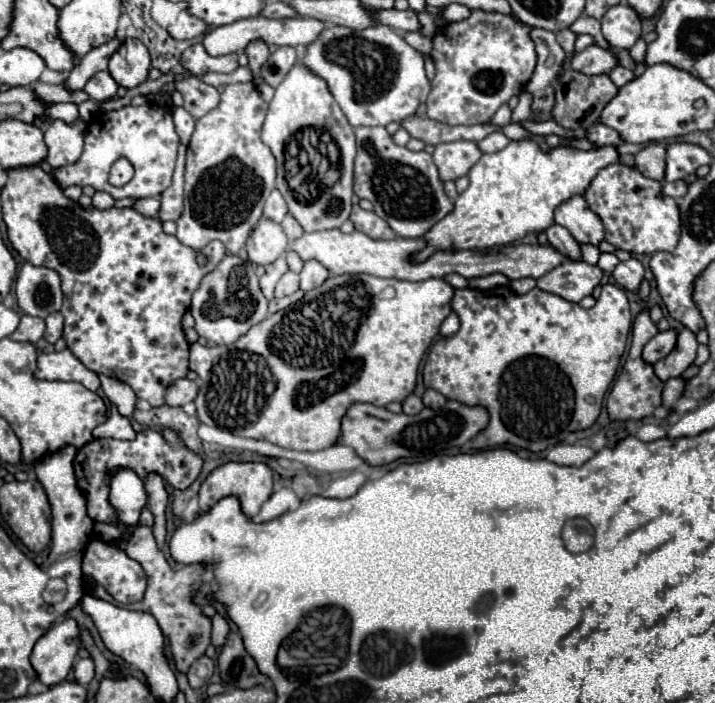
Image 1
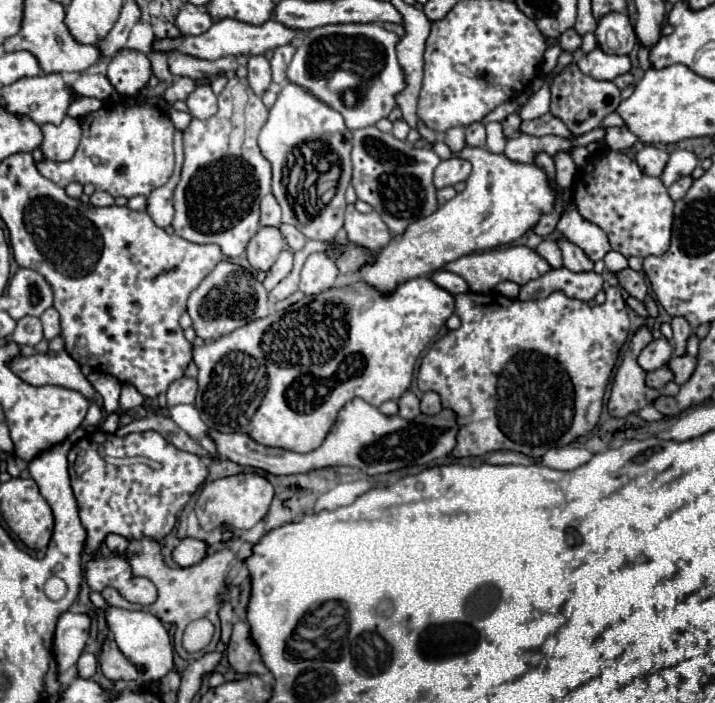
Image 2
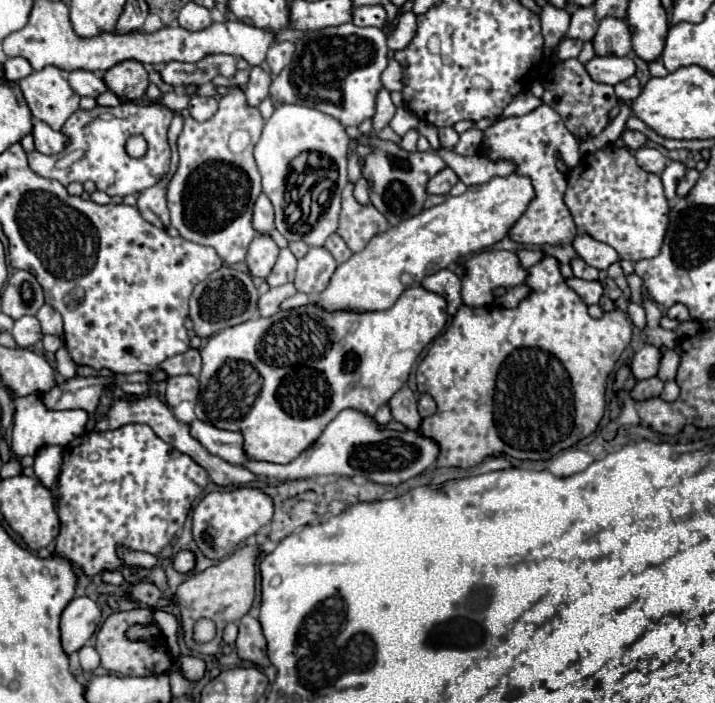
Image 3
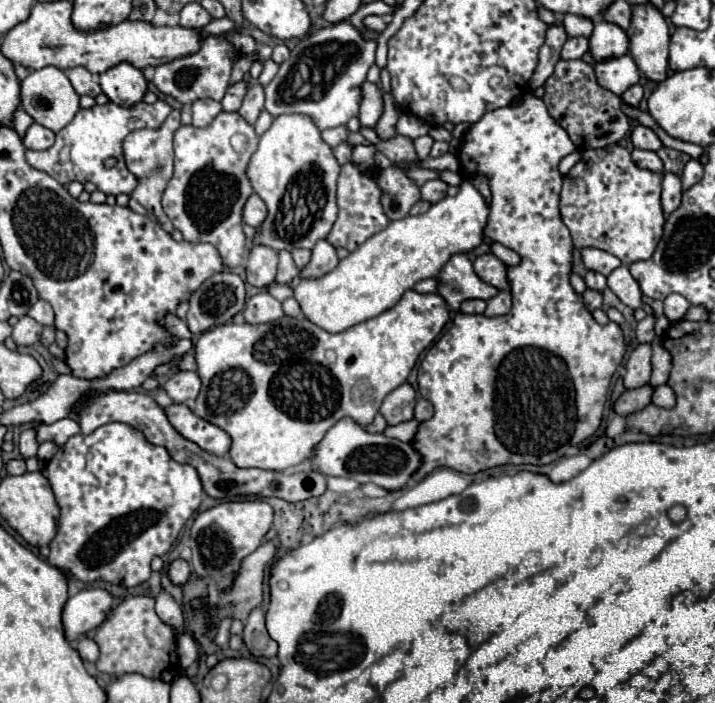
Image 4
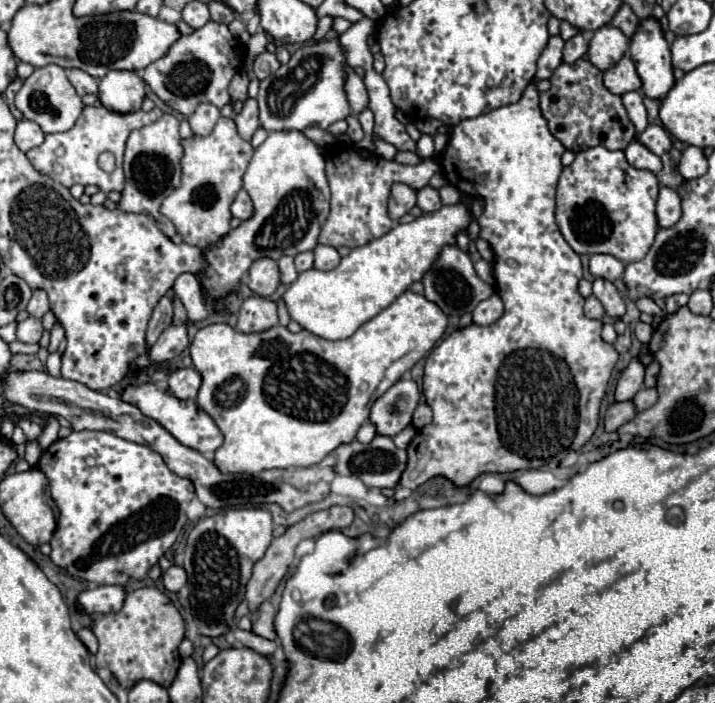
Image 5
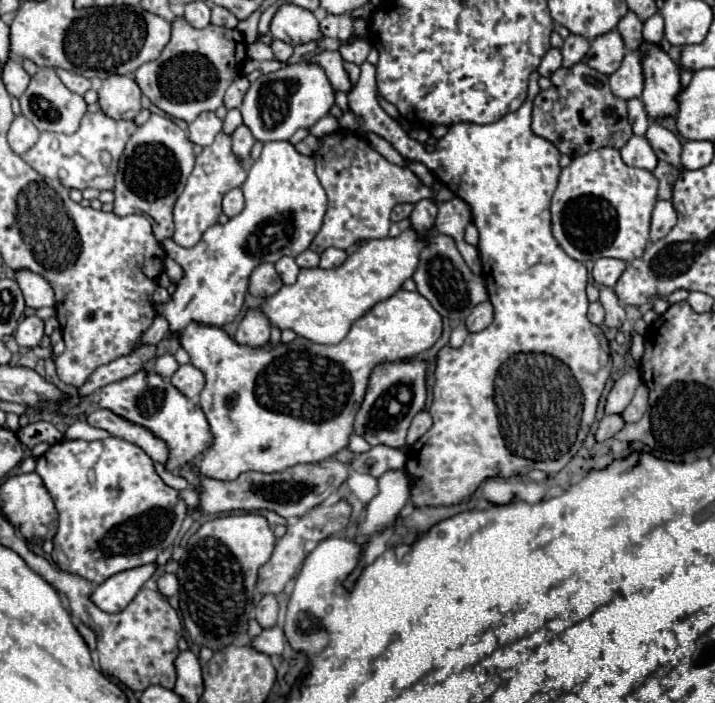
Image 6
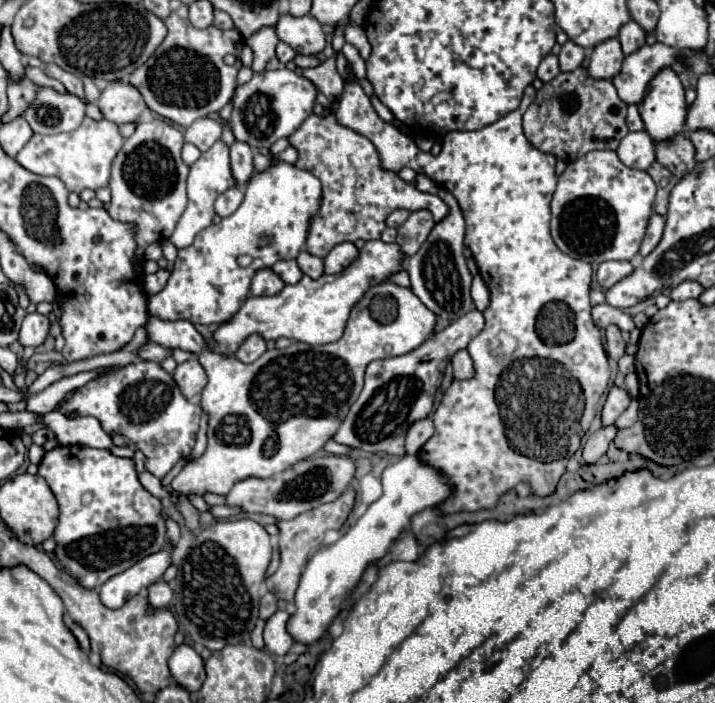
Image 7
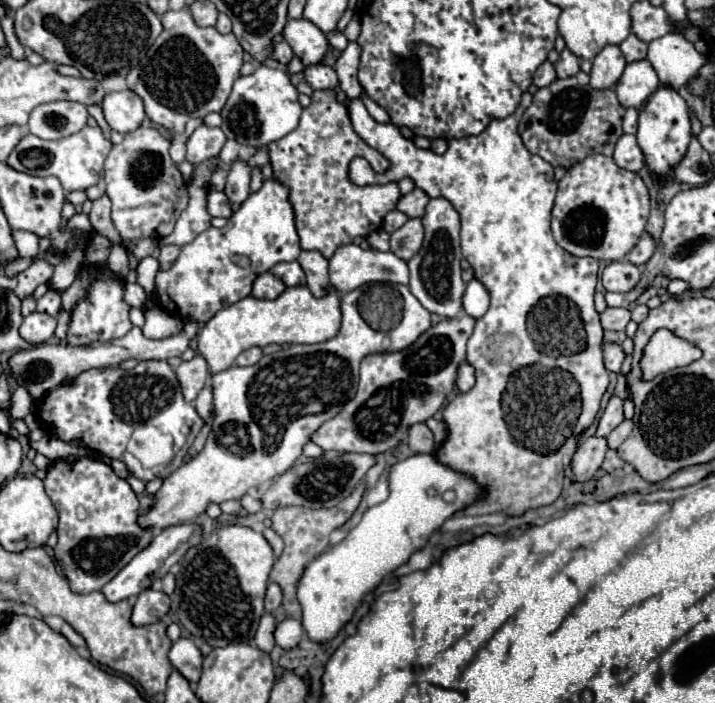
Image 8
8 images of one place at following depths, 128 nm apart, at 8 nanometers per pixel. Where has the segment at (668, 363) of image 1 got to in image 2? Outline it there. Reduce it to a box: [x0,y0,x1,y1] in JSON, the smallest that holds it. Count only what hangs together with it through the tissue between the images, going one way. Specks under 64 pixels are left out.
[646,316,692,388]

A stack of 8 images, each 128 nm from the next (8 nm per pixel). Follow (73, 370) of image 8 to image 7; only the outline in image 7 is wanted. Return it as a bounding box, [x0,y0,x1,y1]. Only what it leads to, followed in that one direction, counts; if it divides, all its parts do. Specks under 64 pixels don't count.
[138,342,172,362]

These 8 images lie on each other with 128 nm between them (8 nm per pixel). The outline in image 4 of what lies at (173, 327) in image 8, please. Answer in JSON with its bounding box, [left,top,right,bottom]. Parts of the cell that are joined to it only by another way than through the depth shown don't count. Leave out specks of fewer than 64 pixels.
[194,290,450,470]

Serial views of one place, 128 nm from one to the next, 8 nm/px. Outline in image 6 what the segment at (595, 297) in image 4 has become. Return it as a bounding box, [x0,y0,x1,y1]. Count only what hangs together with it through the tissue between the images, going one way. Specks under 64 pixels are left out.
[588,302,604,326]

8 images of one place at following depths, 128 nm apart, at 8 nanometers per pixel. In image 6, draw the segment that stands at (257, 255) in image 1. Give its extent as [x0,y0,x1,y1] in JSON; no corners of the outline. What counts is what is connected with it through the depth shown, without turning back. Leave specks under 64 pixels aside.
[248,264,282,296]

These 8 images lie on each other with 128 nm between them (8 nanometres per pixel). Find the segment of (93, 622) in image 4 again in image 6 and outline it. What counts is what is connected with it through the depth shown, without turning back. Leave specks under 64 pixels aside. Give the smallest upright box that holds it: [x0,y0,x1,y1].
[90,564,156,612]

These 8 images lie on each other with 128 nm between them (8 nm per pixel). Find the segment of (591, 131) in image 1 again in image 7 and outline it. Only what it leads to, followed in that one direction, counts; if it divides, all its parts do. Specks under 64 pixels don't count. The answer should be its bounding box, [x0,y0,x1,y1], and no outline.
[656,134,696,178]

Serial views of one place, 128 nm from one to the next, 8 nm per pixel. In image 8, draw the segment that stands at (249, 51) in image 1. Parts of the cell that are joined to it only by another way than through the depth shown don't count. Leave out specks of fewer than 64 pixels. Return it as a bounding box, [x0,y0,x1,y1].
[226,158,250,210]

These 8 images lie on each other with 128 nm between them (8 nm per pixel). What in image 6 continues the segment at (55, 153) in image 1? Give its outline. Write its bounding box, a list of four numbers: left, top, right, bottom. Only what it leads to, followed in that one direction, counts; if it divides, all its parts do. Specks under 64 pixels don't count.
[8,116,40,154]

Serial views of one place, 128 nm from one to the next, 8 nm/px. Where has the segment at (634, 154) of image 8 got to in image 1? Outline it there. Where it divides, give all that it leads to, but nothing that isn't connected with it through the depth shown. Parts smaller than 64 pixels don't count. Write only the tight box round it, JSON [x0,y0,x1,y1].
[636,142,666,180]

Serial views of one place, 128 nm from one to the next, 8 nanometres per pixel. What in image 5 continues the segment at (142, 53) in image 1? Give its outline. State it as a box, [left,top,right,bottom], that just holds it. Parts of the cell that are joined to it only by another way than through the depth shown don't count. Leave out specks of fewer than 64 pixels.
[100,70,146,112]

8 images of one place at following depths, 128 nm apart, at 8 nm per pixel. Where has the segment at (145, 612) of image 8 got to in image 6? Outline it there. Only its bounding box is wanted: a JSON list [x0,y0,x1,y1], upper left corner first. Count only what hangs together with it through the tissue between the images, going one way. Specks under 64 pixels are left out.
[158,574,178,598]

